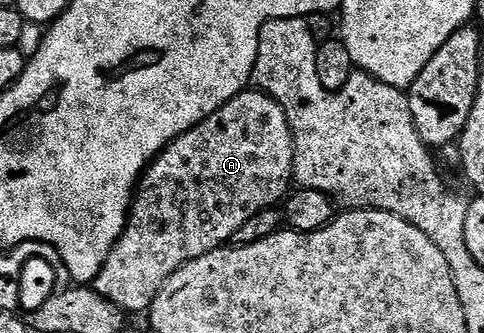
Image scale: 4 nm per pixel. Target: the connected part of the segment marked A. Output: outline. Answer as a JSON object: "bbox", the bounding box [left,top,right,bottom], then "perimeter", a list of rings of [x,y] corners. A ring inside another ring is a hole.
{"bbox":[94,90,294,314],"perimeter":[[[245,90],[239,92],[233,100],[223,104],[220,111],[210,114],[210,118],[206,118],[201,124],[195,124],[190,130],[186,130],[186,134],[182,134],[177,140],[167,144],[160,151],[160,155],[148,165],[144,175],[140,177],[139,184],[134,189],[132,207],[128,210],[128,225],[125,226],[124,233],[120,235],[120,240],[114,246],[114,250],[110,250],[110,258],[106,258],[102,270],[96,275],[94,287],[97,294],[110,302],[114,302],[114,306],[118,306],[126,314],[132,314],[132,312],[147,313],[151,309],[154,298],[158,298],[158,294],[163,290],[165,282],[178,269],[186,266],[186,262],[202,258],[202,254],[210,254],[215,248],[225,247],[229,241],[236,237],[238,230],[242,230],[242,226],[246,226],[246,222],[250,222],[250,218],[254,218],[254,214],[267,208],[277,207],[289,195],[290,187],[288,188],[288,184],[293,183],[293,166],[294,142],[292,141],[290,122],[286,118],[286,110],[282,110],[282,106],[273,96],[268,96],[262,91]]]}

